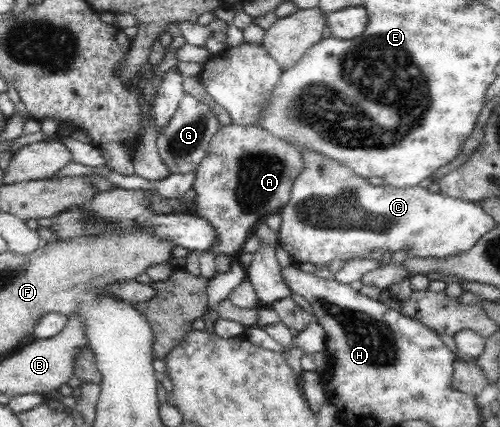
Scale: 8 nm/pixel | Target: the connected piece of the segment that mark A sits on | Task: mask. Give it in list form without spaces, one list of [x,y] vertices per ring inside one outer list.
[[[220,125],[210,140],[205,158],[194,171],[191,188],[195,191],[195,197],[191,213],[213,224],[217,237],[212,251],[220,260],[229,261],[238,258],[242,253],[244,243],[253,235],[258,223],[264,222],[268,215],[278,212],[286,205],[290,197],[290,187],[293,186],[294,179],[305,169],[305,164],[296,148],[270,134],[260,125]]]

